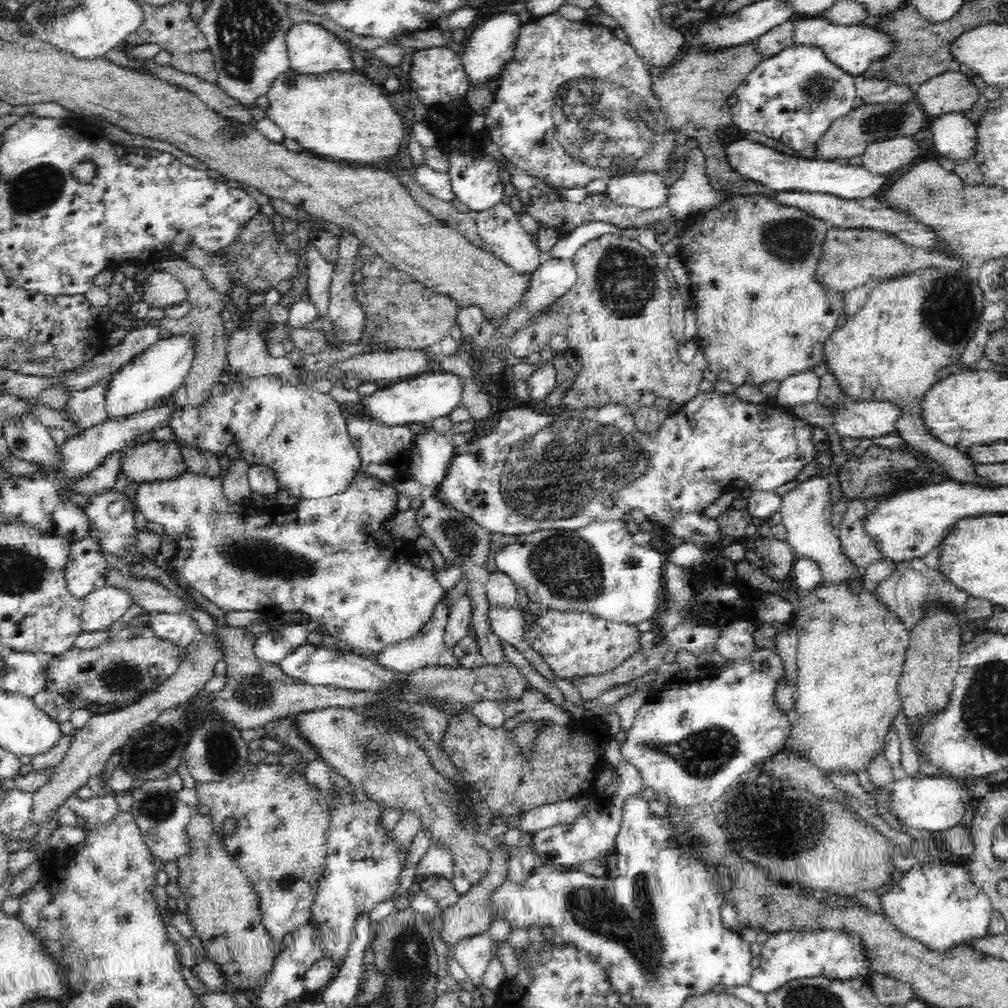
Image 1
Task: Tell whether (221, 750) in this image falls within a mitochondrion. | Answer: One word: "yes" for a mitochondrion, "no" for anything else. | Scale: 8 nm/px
yes

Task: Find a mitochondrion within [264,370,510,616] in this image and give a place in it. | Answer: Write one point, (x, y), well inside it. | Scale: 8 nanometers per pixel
(462, 540)

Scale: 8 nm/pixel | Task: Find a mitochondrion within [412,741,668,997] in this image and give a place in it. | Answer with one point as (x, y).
(635, 927)

